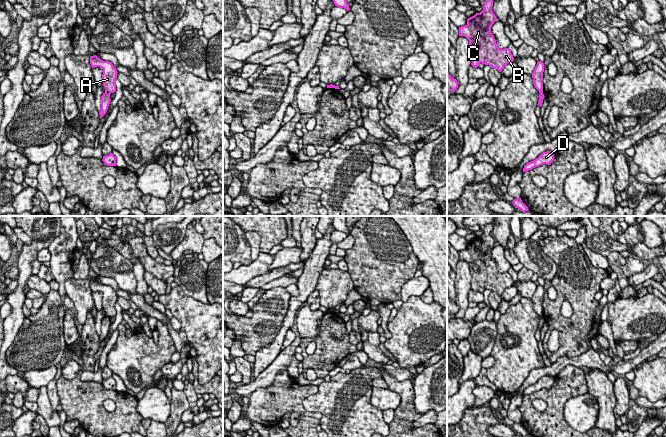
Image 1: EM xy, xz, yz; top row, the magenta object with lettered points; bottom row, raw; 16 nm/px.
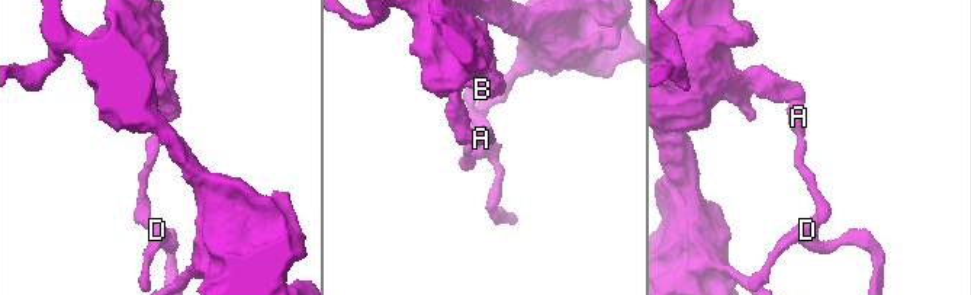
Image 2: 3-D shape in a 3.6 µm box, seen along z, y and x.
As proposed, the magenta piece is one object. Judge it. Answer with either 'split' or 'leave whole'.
split

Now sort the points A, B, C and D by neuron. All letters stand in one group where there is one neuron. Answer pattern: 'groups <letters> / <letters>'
groups A B C / D

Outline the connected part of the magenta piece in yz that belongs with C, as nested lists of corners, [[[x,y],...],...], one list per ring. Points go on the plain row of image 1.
[[[493,223],[484,225],[483,234],[468,242],[465,250],[459,251],[459,260],[469,264],[473,291],[477,292],[483,287],[501,296],[506,288],[514,285],[514,282],[509,272],[500,273],[497,270],[491,257],[491,251],[497,244],[491,234],[492,230]]]

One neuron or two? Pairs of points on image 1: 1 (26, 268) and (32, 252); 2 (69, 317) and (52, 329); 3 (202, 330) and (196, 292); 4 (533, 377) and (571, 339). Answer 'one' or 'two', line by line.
1: one
2: two
3: two
4: two

